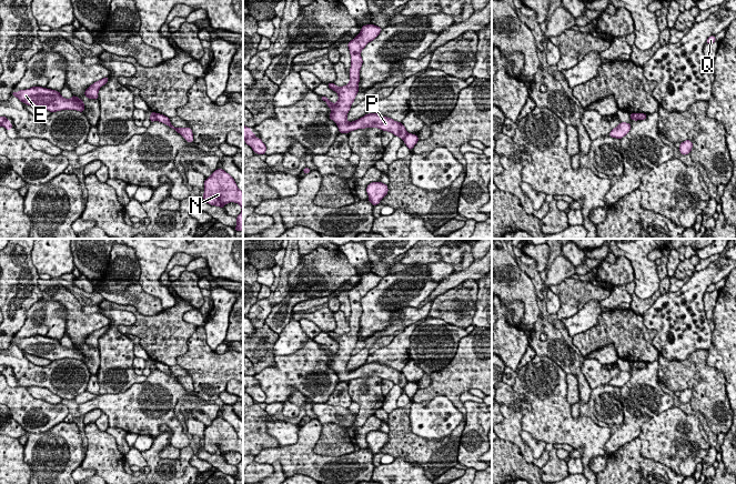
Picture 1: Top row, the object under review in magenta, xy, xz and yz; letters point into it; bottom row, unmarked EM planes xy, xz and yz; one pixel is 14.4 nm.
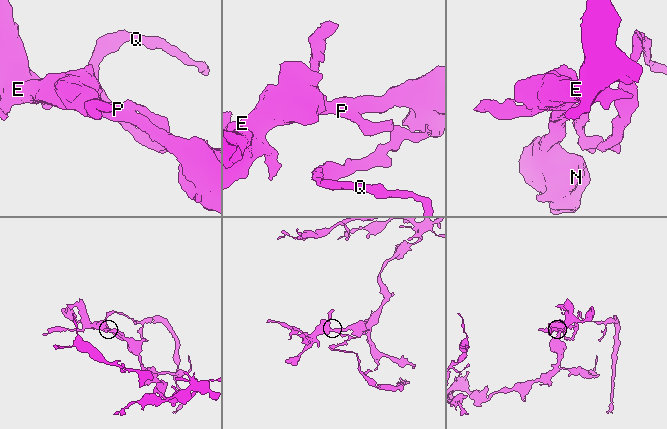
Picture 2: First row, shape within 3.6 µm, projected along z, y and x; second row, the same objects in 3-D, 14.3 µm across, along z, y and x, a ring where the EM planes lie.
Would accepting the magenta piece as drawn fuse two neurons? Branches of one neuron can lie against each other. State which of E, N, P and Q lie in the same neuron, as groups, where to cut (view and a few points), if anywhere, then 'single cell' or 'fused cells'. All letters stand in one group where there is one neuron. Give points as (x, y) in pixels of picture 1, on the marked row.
E N P / Q; cut in xz along (407, 133), (402, 139); fused cells

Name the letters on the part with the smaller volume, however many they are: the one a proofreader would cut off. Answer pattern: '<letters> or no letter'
Q

